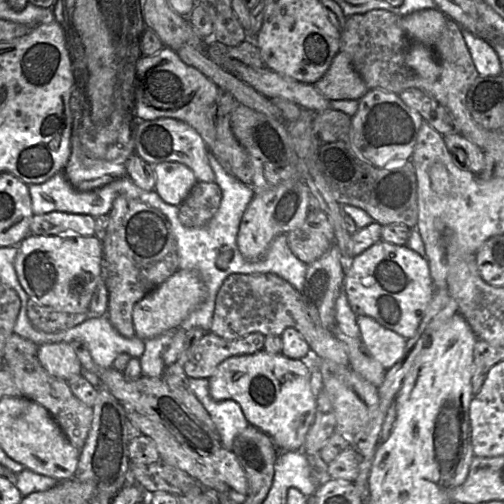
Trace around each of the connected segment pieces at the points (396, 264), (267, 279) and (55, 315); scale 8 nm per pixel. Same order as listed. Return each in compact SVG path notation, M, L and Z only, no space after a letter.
M379 241L358 256L351 257L345 268L343 289L357 316L370 317L405 339L415 335L434 293L426 257L407 245L385 241Z
M232 274L220 287L209 332L224 339L234 340L253 332L265 336L280 336L286 328L296 329L306 340L310 351L320 359L349 365L347 350L331 329L316 323L308 314L300 292L276 274Z
M32 300L27 303L27 316L32 326L42 332L52 333L77 326L89 318L88 312L59 312L48 306L42 306Z

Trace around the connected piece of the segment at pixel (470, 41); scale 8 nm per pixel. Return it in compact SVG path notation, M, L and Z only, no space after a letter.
M462 29L463 37L480 76L502 75L502 67L495 49L486 40Z

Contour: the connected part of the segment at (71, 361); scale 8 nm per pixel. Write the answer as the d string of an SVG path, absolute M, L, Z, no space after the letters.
M46 343L38 346L37 359L52 376L69 381L82 374L82 367L70 343Z

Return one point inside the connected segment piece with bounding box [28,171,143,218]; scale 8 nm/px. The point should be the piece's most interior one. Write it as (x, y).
(57, 194)

